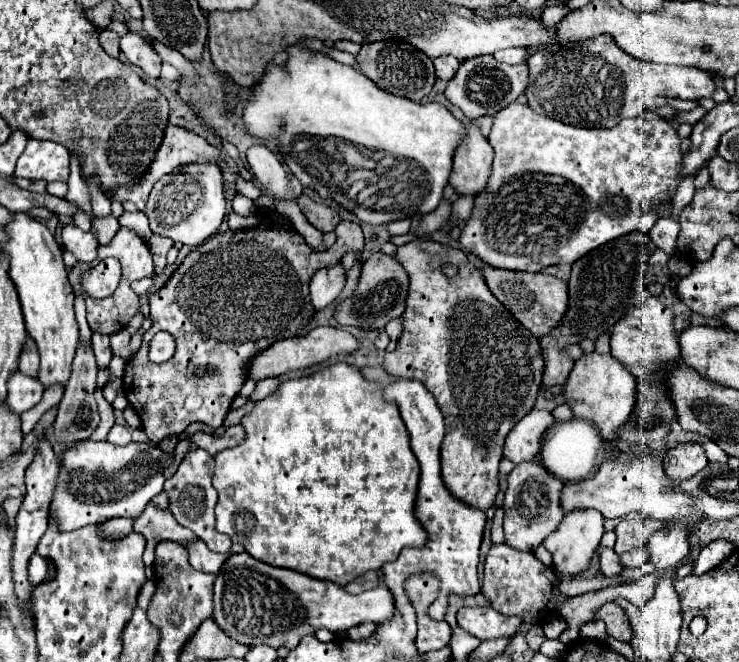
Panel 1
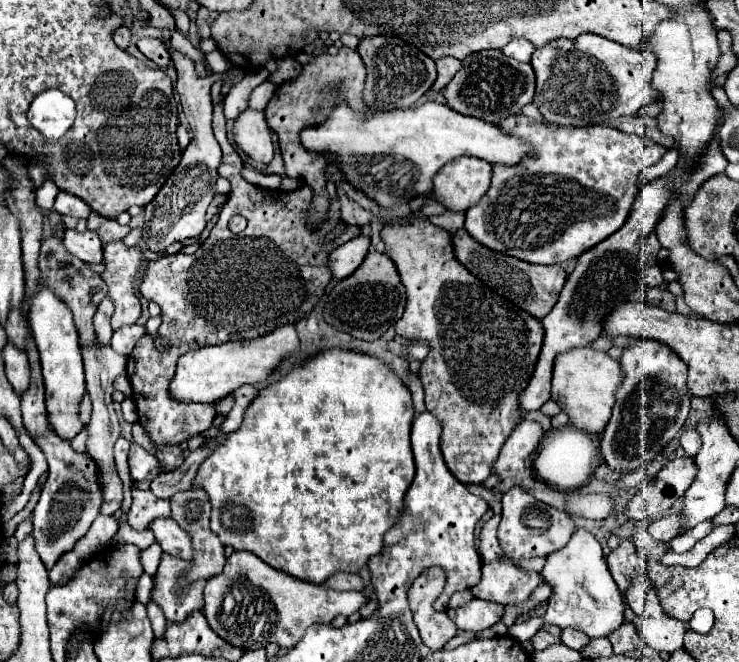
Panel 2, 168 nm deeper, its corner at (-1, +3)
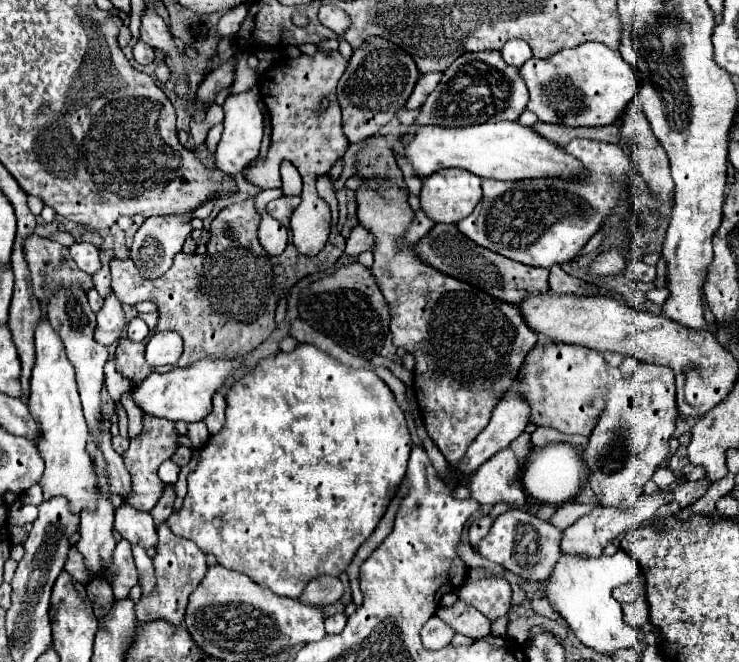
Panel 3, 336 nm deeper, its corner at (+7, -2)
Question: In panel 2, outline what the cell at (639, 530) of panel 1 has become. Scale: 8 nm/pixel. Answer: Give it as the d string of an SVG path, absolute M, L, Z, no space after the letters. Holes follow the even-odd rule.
M632 537L620 539L620 547L608 555L608 565L622 593L628 591L628 577L632 577L632 573L644 573L644 561L632 543Z

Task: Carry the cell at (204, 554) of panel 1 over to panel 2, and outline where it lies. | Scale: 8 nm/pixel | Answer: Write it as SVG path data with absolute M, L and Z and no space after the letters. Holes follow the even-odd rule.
M158 517L156 521L152 521L150 531L154 533L156 543L162 545L164 553L192 561L192 541L188 533L176 525L176 521L172 521L170 517Z

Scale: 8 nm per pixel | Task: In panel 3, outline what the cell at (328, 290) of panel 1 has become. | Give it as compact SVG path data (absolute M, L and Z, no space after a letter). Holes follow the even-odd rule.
M356 226L352 232L350 232L350 238L346 240L346 248L344 248L344 254L346 256L358 256L366 250L372 250L374 246L374 238L368 230L364 230L362 226Z

